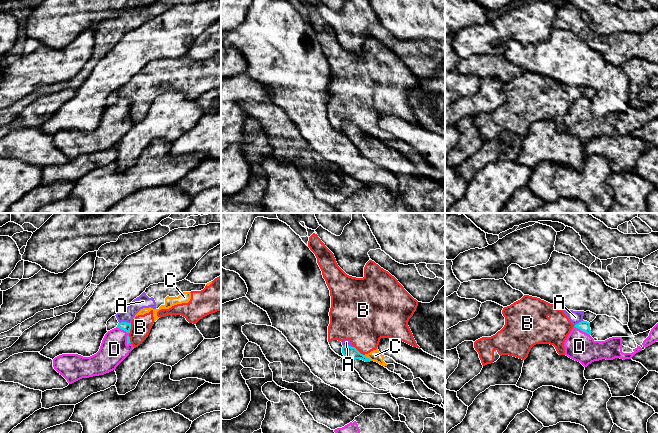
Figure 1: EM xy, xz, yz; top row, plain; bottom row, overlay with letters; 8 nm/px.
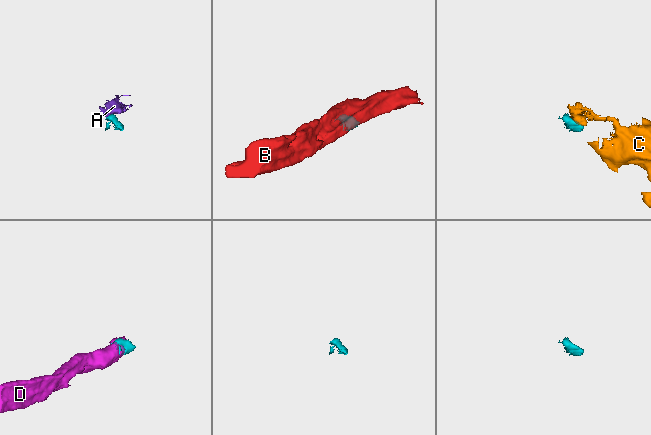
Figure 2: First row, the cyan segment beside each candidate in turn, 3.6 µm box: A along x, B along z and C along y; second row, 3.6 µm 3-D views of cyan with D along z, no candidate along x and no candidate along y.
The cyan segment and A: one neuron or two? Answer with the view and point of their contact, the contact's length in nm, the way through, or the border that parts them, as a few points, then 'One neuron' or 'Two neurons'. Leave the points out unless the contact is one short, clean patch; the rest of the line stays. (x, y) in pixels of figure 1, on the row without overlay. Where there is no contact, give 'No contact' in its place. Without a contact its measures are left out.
Touches cyan at xy (124, 98). Shared border 100 nm. Boundary: xy (130, 98), (119, 99). Two neurons

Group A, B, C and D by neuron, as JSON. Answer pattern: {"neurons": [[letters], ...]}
{"neurons": [["A", "B", "C"], ["D"]]}

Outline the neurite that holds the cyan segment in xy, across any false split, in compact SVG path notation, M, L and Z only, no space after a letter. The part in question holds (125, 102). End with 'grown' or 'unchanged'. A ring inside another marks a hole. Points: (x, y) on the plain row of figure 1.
M118 99L116 104L105 110L96 130L90 133L78 130L59 131L53 135L54 145L69 160L82 154L104 151L115 146L134 125L130 118L130 105L131 99Z | grown

